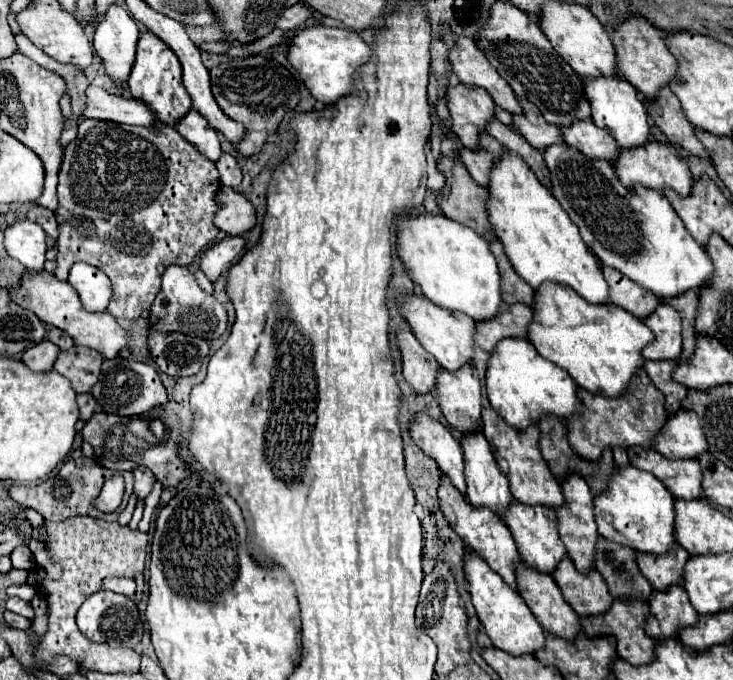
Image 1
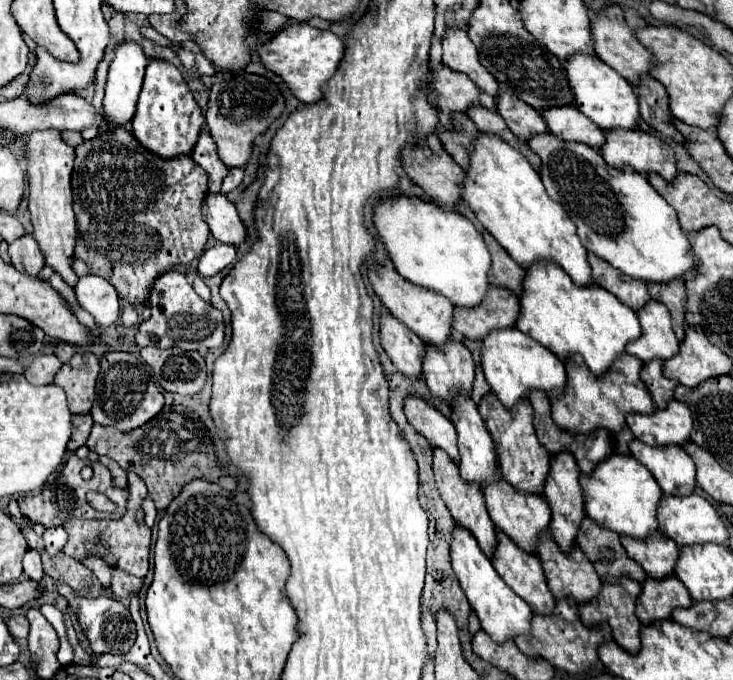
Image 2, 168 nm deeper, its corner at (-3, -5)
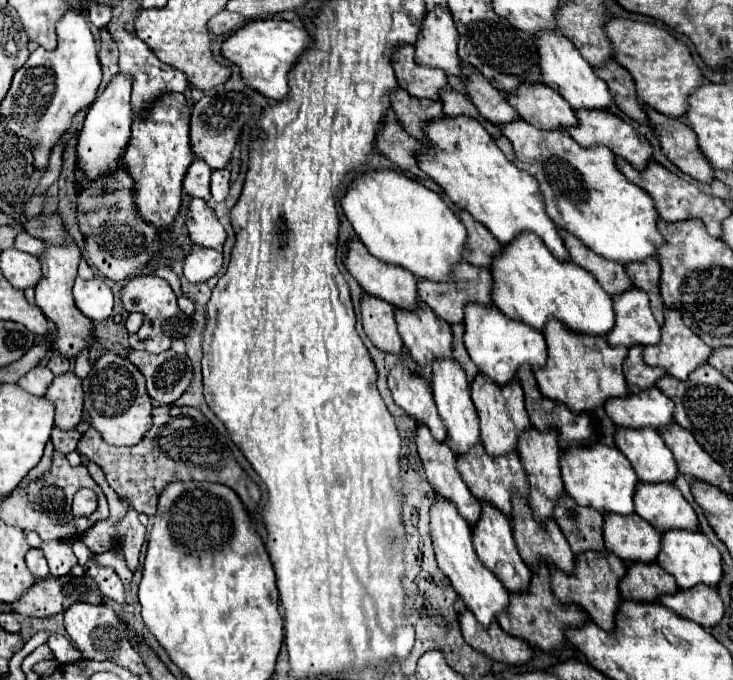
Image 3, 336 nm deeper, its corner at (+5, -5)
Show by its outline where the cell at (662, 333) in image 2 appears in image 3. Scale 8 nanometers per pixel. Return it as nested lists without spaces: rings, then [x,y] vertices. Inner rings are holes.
[[[627,289],[613,297],[613,311],[615,311],[615,325],[611,333],[605,337],[609,345],[655,345],[661,337],[661,327],[655,321],[647,293],[641,289]]]

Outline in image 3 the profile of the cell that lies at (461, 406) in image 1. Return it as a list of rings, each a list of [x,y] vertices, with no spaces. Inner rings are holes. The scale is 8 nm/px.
[[[417,301],[413,311],[399,307],[393,311],[403,345],[419,365],[431,365],[439,357],[453,357],[449,323],[439,319],[423,301]]]

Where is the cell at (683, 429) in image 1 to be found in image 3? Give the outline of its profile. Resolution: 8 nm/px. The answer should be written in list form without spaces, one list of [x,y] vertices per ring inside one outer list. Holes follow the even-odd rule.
[[[651,387],[643,393],[627,393],[625,397],[607,399],[605,413],[617,427],[659,429],[663,425],[673,423],[673,401],[657,387]]]

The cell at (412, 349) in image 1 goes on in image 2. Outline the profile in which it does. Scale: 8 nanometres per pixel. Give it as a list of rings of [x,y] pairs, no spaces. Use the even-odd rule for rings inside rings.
[[[393,315],[381,317],[381,345],[387,351],[393,365],[411,379],[423,377],[423,355],[425,345],[423,341],[411,333],[411,329],[403,327],[399,319]]]

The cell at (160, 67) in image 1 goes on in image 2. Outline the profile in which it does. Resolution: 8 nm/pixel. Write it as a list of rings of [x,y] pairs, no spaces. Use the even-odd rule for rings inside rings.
[[[149,59],[143,89],[137,101],[137,111],[131,121],[131,131],[135,137],[139,137],[141,145],[147,145],[147,149],[153,149],[153,153],[159,153],[161,157],[175,157],[179,153],[189,155],[203,129],[203,123],[205,117],[195,103],[193,91],[189,89],[181,71],[165,59]]]

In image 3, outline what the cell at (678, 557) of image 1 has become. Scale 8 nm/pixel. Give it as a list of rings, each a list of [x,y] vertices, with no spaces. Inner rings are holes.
[[[603,513],[603,539],[605,547],[627,563],[651,563],[661,551],[661,533],[637,513],[631,517]]]

